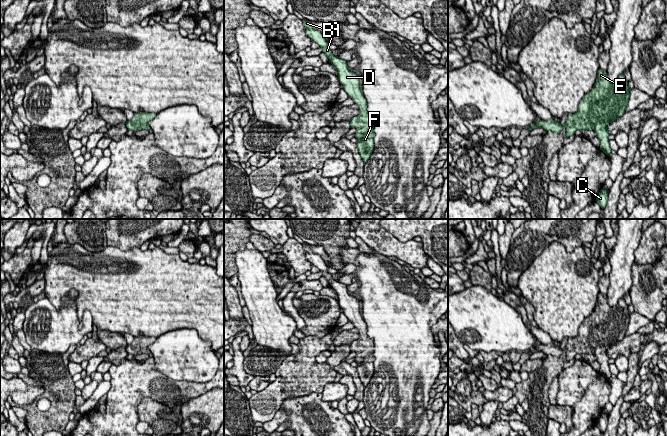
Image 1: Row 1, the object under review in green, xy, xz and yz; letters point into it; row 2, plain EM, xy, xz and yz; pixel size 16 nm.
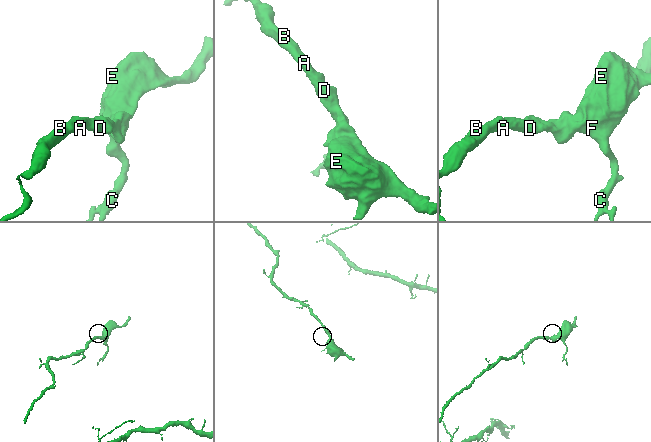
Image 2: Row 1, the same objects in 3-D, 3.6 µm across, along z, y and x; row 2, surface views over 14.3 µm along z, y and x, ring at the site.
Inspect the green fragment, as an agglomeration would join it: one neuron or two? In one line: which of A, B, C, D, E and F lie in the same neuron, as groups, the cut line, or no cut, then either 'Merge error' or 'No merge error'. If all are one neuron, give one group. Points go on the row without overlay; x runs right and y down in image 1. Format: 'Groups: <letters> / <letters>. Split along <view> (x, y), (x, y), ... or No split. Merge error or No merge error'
Groups: A B C D E F. No split. No merge error

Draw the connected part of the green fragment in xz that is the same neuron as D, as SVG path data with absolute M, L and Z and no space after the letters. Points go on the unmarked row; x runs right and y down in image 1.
M302 244L306 253L306 258L316 266L324 276L329 286L335 291L338 297L338 304L343 309L343 313L348 320L358 329L359 338L351 343L350 352L355 352L354 360L357 362L357 372L360 381L366 387L374 374L373 339L367 335L367 326L362 317L360 300L358 297L348 294L347 286L333 279L328 272L328 266L320 255L314 253L309 245Z

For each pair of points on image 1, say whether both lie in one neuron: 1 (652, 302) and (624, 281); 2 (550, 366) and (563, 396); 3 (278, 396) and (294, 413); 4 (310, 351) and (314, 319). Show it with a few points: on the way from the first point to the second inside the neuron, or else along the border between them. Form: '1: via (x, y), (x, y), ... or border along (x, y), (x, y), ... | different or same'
1: border along (633, 263), (629, 293) | different
2: border along (563, 370), (558, 375) | different
3: border along (305, 395), (287, 397), (274, 416), (268, 420) | different
4: border along (335, 329), (321, 337), (305, 336) | different

